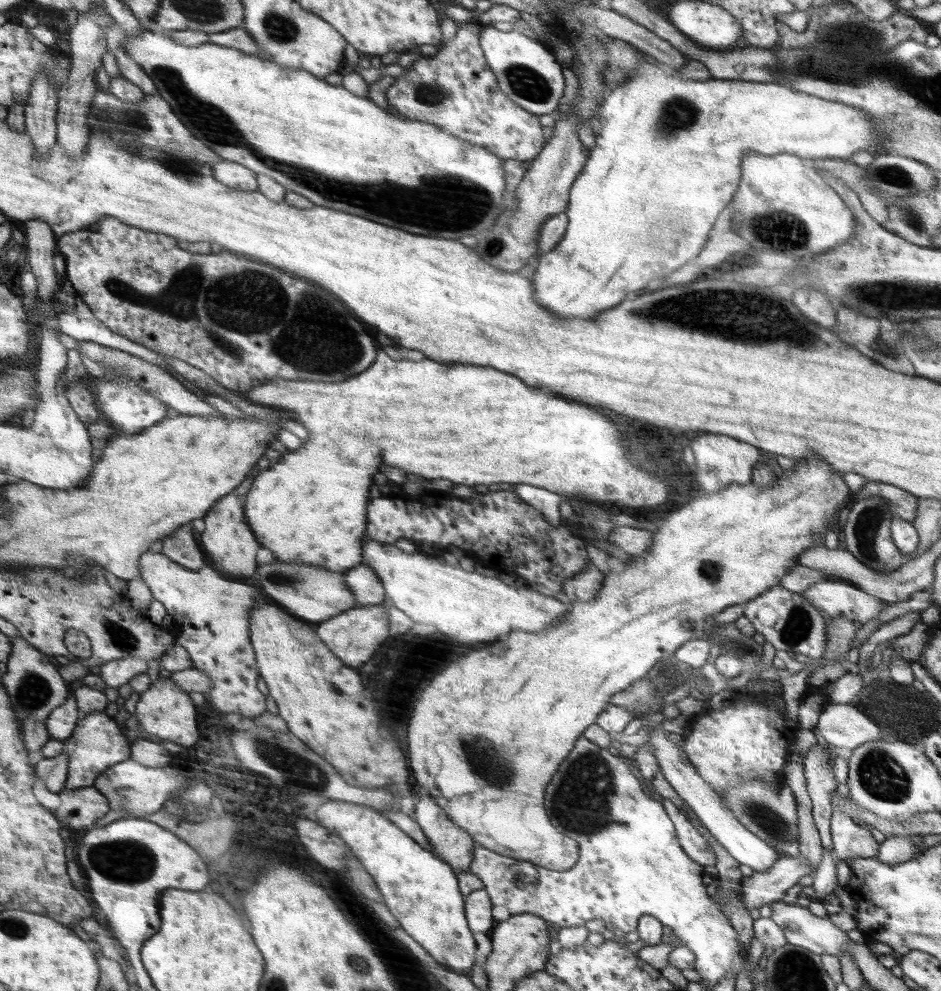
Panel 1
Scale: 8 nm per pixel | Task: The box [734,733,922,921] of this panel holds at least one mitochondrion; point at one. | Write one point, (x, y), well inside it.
(881, 774)

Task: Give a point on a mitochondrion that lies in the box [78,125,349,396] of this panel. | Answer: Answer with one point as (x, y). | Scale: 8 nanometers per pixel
(131, 298)

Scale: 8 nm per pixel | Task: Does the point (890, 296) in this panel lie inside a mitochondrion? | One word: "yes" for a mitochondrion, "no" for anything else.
yes

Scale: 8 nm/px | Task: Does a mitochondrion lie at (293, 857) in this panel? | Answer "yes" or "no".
no

